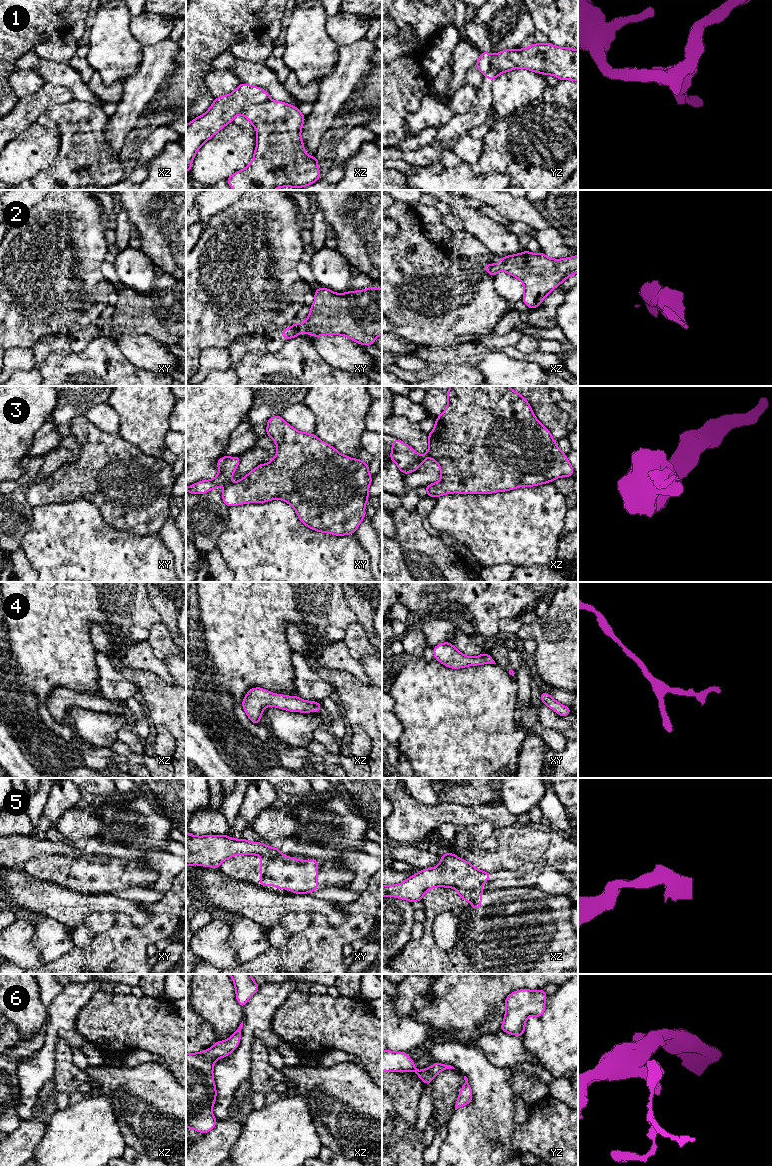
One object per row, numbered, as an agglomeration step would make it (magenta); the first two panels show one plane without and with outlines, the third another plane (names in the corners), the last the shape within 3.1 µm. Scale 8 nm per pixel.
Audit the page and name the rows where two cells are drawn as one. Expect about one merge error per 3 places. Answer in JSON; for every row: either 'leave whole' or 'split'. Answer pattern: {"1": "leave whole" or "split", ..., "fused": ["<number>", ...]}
{"1": "split", "2": "leave whole", "3": "split", "4": "leave whole", "5": "split", "6": "leave whole", "fused": ["1", "3", "5"]}

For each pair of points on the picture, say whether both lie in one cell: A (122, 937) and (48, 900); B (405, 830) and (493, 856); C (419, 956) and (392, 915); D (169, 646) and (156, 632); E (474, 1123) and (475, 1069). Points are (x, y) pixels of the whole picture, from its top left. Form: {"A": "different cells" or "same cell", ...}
{"A": "different cells", "B": "different cells", "C": "different cells", "D": "same cell", "E": "same cell"}

